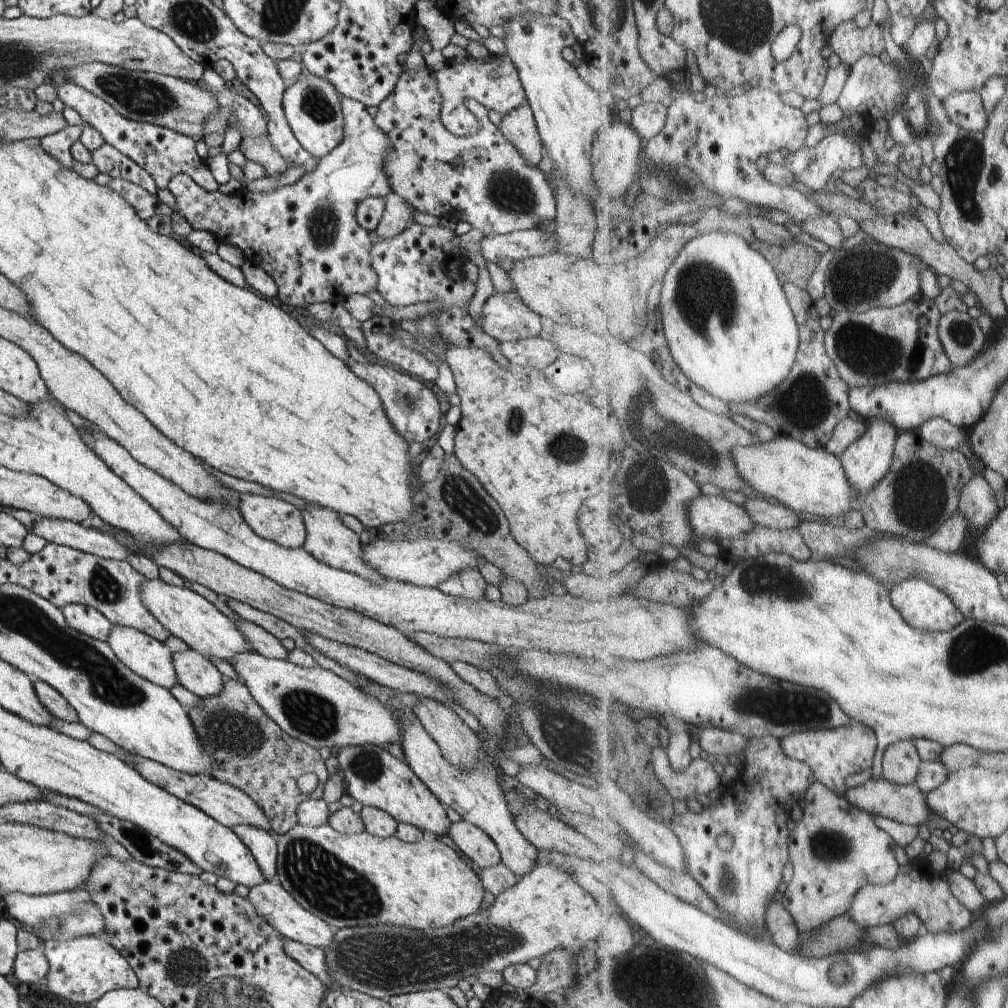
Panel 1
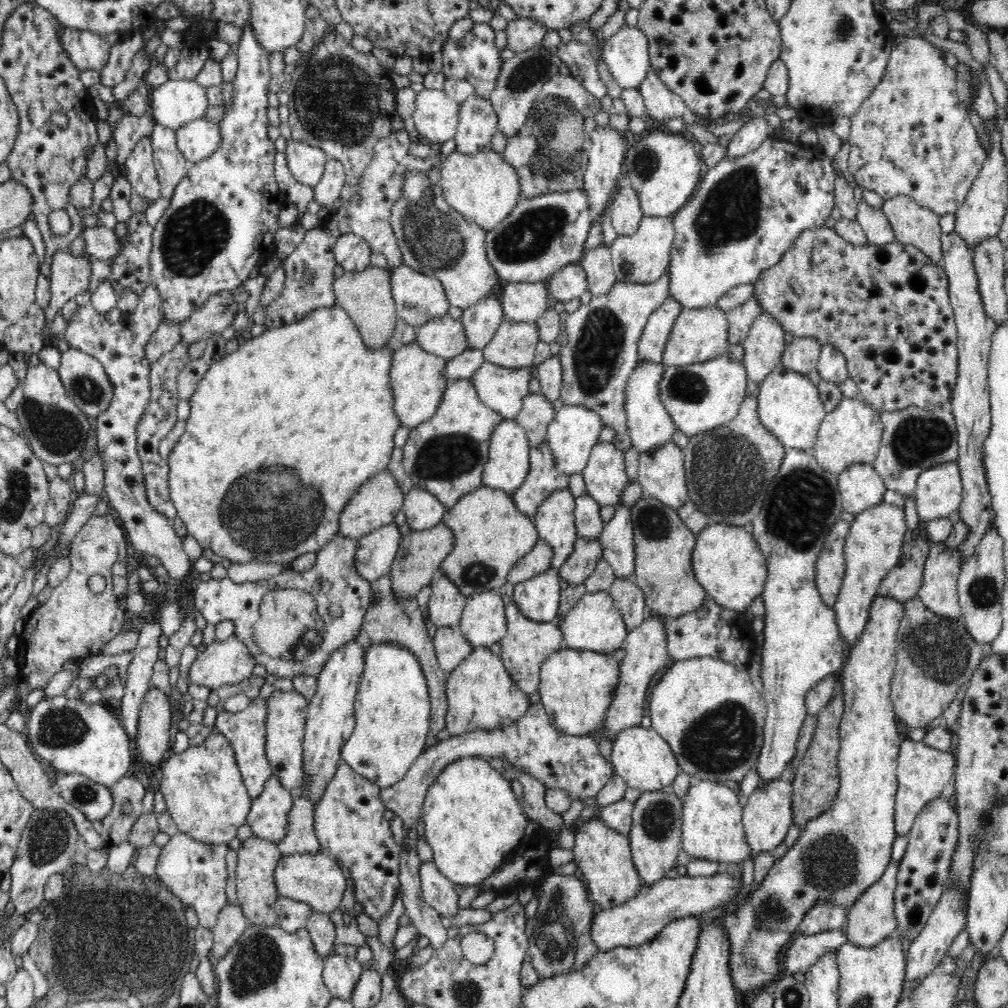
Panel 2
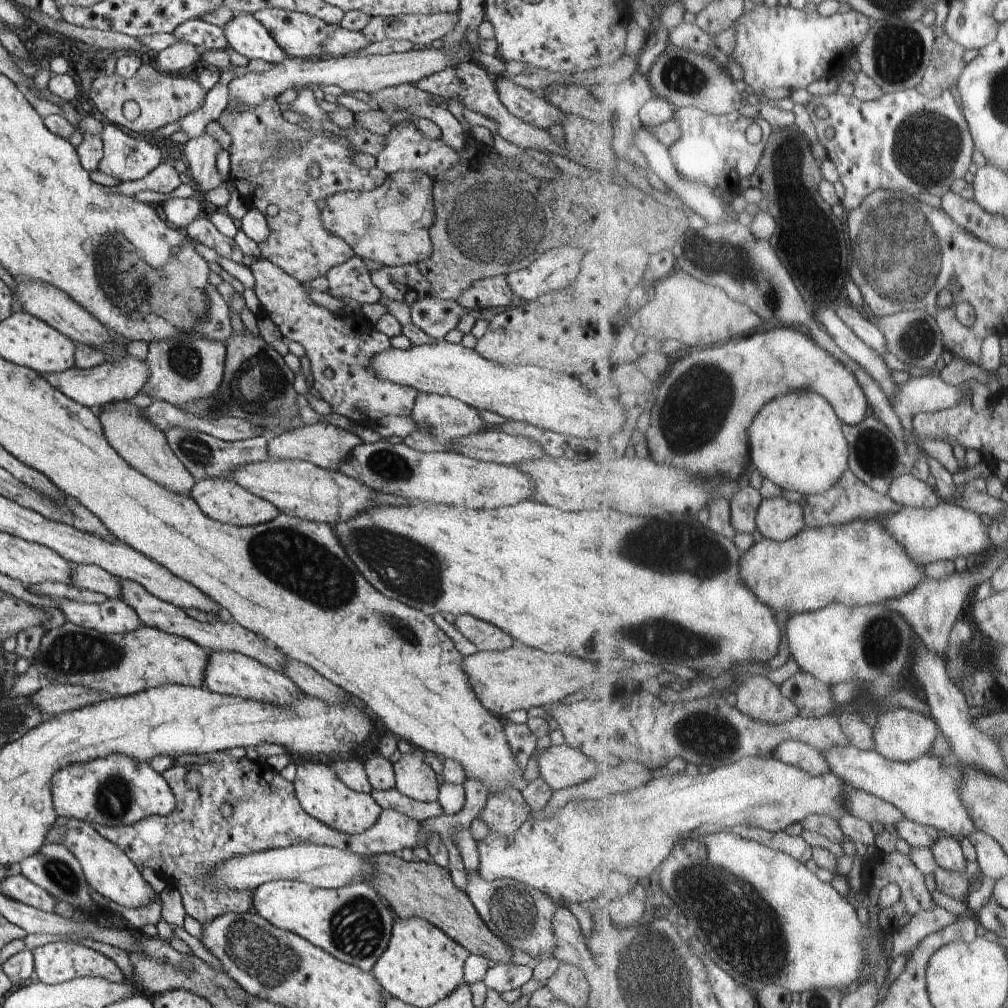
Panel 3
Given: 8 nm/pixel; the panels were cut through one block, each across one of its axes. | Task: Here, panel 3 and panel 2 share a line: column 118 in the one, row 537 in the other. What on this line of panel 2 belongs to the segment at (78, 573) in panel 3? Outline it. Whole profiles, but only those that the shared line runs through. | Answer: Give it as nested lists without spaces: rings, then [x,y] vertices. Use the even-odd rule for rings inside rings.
[[[587,492],[575,498],[574,523],[576,523],[579,538],[599,539],[604,528],[604,521],[600,517],[600,508],[601,506]]]

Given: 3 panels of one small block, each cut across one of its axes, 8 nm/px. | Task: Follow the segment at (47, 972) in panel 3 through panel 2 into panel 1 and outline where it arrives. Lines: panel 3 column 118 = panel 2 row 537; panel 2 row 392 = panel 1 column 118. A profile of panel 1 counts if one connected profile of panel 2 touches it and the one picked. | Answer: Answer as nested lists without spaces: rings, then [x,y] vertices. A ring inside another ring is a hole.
[[[80,936],[67,940],[47,938],[42,943],[42,950],[50,970],[44,984],[58,998],[65,998],[72,1004],[84,1004],[92,1007],[102,996],[115,989],[134,989],[139,987],[139,981],[130,967],[109,942],[104,942],[94,936]]]

